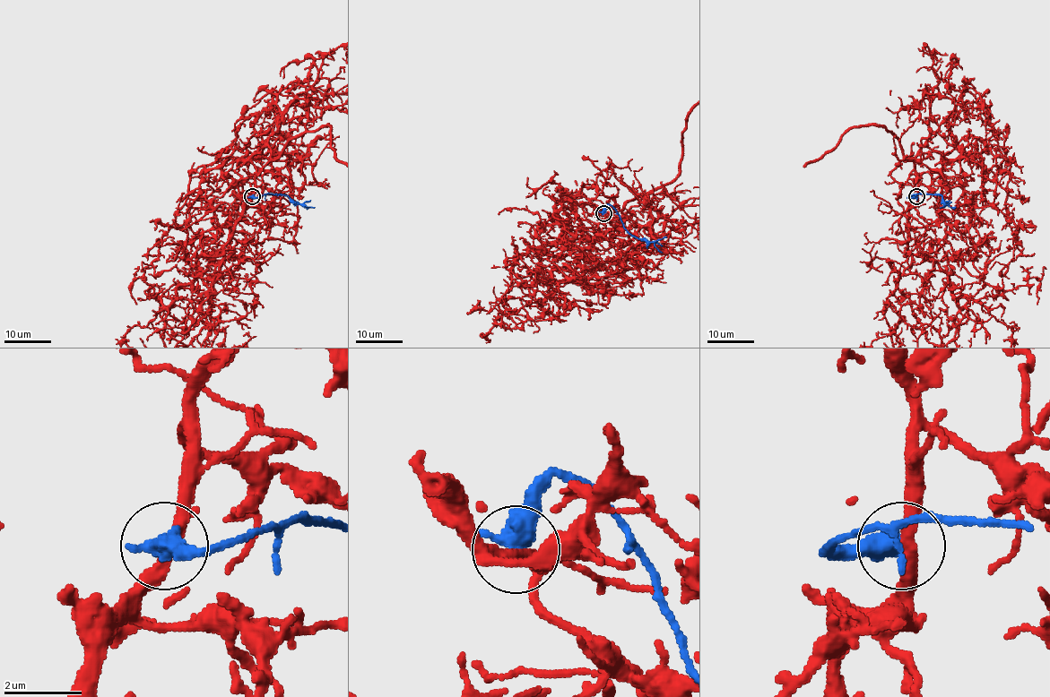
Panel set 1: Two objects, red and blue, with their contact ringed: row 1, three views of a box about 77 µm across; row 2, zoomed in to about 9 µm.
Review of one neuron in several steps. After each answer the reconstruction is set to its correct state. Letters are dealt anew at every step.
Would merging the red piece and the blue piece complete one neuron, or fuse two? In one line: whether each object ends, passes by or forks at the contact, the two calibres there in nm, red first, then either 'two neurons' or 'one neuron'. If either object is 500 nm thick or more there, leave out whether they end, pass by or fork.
360/600 nm | two neurons

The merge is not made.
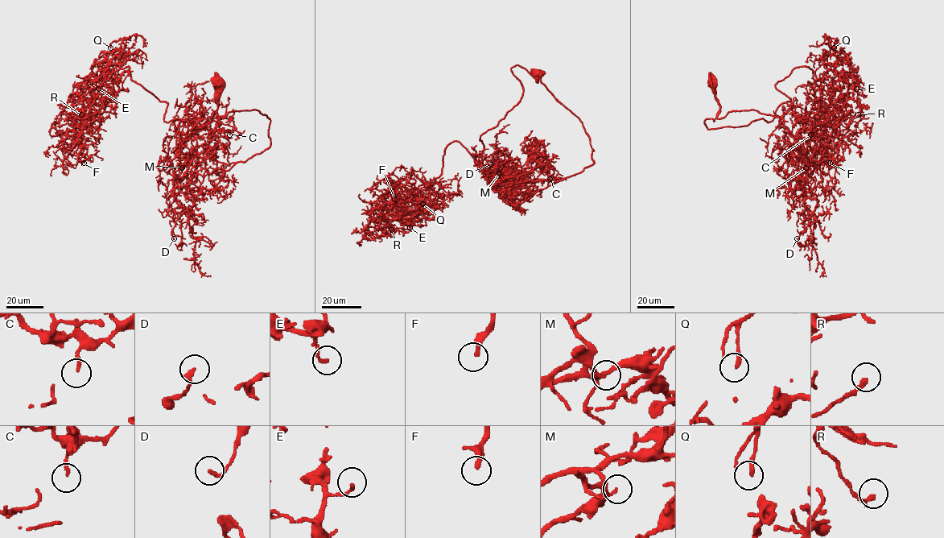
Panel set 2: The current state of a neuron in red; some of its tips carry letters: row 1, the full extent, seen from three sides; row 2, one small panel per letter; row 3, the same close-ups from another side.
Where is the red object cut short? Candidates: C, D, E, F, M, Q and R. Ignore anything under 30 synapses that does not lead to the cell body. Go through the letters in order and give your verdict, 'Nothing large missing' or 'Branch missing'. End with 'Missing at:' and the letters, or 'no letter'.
C: Nothing large missing
D: Nothing large missing
E: Nothing large missing
F: Branch missing
M: Nothing large missing
Q: Nothing large missing
R: Nothing large missing
Missing at: F

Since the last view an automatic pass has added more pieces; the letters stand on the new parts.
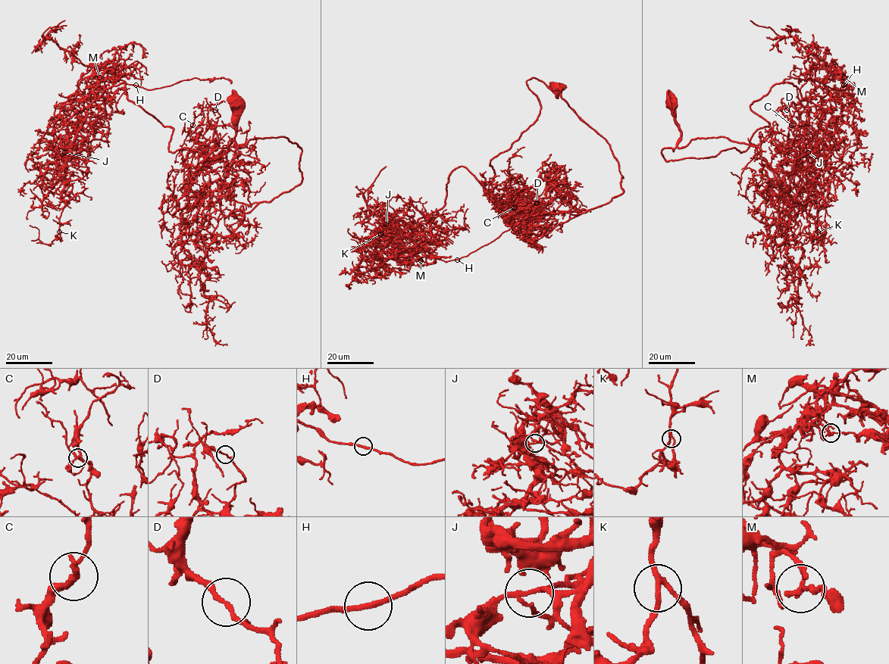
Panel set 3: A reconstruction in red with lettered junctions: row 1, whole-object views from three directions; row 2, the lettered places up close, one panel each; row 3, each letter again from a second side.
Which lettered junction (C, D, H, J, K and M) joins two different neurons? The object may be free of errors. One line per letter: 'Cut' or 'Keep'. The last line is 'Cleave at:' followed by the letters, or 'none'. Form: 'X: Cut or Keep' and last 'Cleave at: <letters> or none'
C: Keep
D: Keep
H: Keep
J: Keep
K: Keep
M: Cut
Cleave at: M

